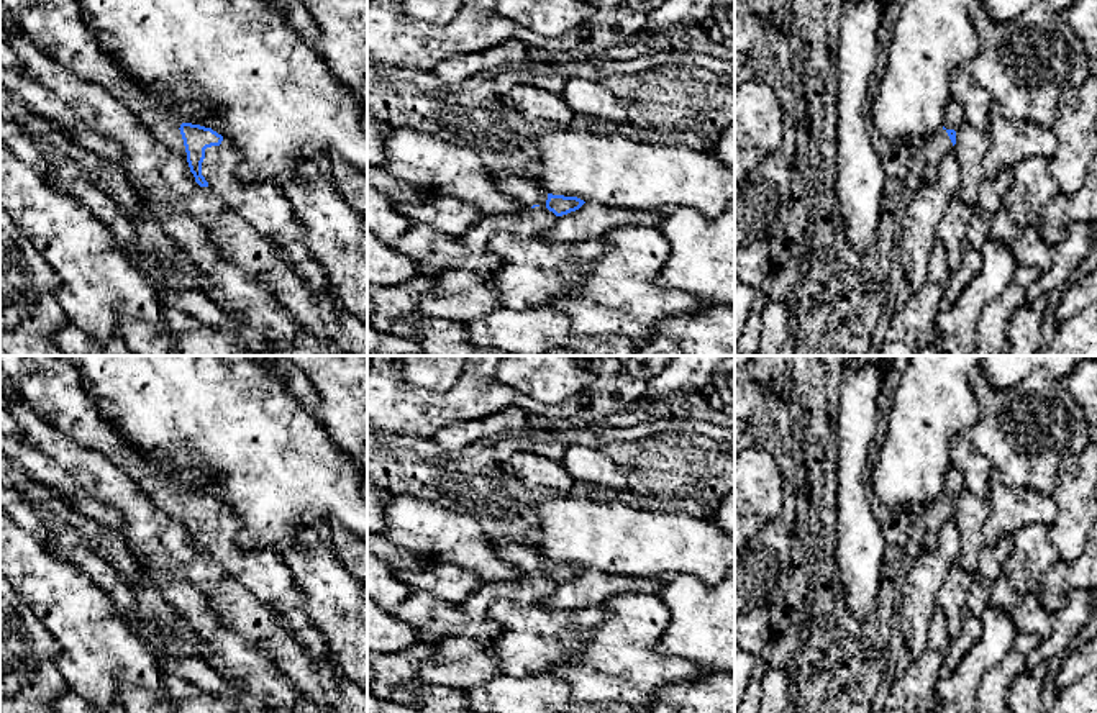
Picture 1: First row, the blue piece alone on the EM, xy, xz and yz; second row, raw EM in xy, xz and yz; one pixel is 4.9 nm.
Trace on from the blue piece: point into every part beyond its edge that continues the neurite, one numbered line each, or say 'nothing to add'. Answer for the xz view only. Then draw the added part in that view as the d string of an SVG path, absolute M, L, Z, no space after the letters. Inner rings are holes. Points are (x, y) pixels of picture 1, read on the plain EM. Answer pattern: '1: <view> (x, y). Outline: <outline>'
1: xz (527, 558). Outline: M498 544L494 546L495 552L518 567L525 575L539 572L546 575L548 559L543 557L536 546L528 544Z

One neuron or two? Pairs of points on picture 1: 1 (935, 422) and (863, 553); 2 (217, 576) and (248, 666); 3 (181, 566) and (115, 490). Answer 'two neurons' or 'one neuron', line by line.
1: two neurons
2: two neurons
3: one neuron

